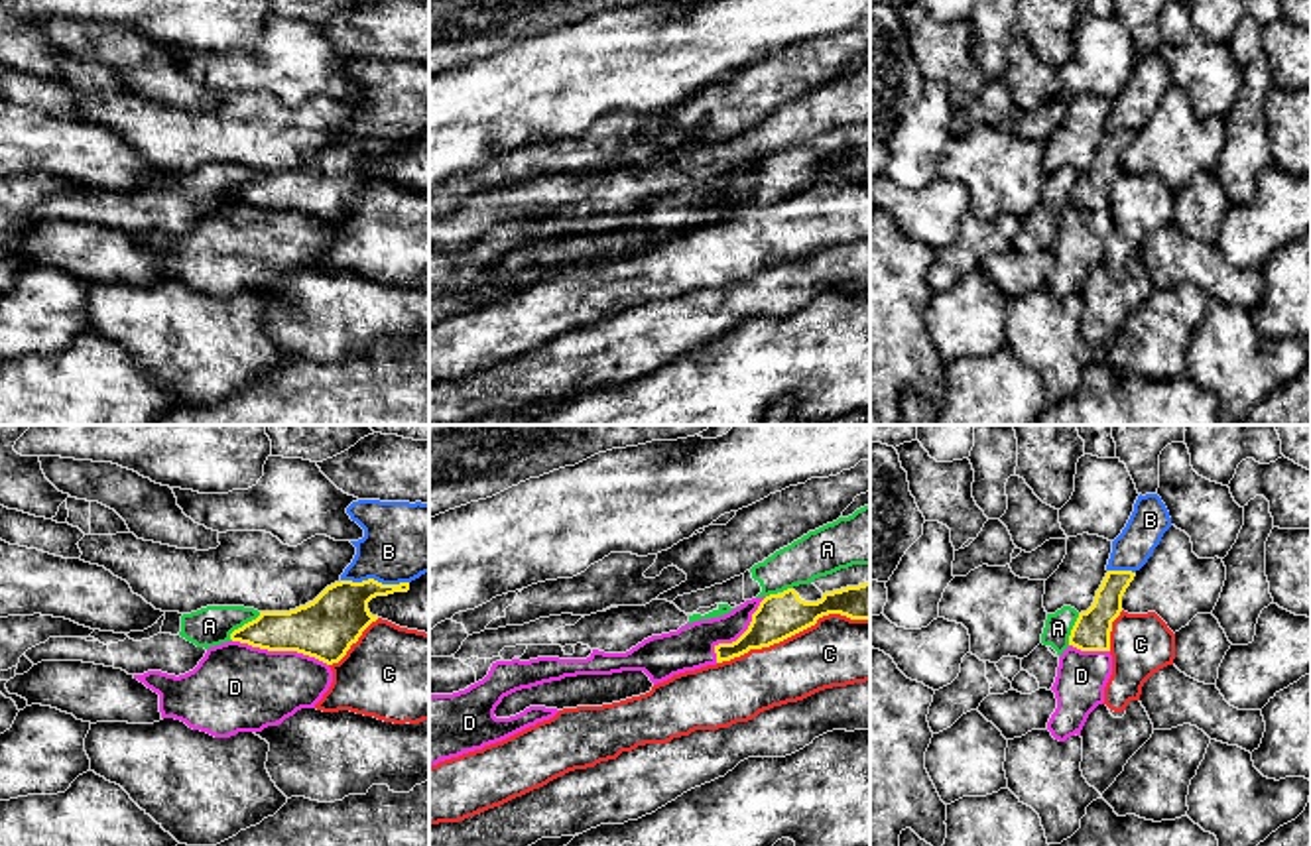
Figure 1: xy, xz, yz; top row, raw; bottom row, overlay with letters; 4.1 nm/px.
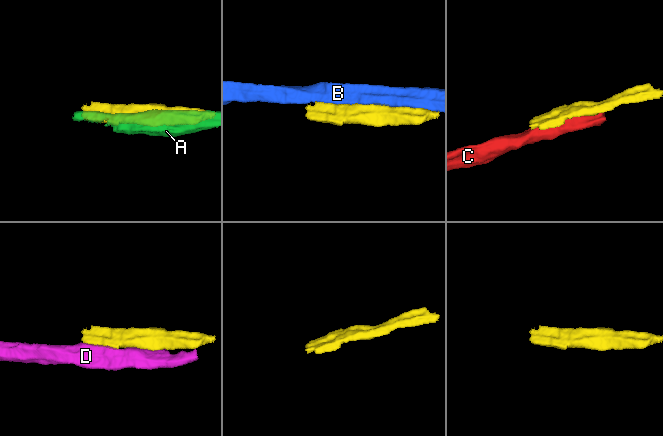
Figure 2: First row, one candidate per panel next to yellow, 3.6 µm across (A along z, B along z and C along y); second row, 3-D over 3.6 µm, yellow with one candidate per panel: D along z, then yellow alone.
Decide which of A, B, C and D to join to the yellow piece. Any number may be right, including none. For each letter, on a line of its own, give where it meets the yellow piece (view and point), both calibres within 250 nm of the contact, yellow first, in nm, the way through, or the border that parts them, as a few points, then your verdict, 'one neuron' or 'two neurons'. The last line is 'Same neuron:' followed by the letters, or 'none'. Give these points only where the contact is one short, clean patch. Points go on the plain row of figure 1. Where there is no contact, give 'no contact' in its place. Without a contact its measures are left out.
A: contact xy (245, 183); calibres 190 and 160 nm; two neurons
B: contact xy (373, 138); calibres 240 and 320 nm; two neurons
C: contact xz (792, 193); calibres 190 and 280 nm; two neurons
D: contact xy (280, 209); calibres 260 and 360 nm; two neurons
Same neuron: none

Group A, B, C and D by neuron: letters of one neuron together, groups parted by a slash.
A / B / C / D

